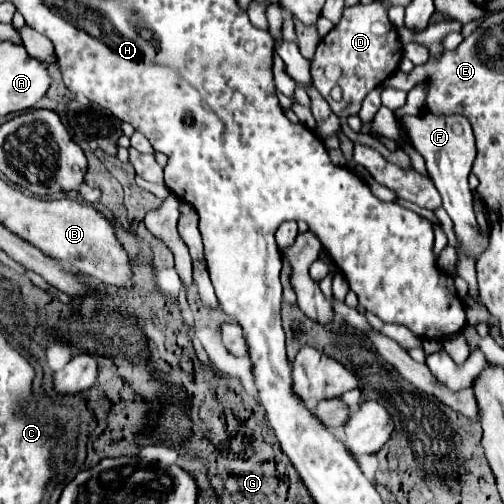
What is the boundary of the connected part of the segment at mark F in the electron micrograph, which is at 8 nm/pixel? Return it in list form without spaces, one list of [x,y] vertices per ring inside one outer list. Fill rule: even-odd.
[[[426,111],[418,117],[402,117],[402,125],[414,145],[414,149],[424,157],[426,169],[442,195],[442,207],[448,211],[450,219],[454,221],[454,231],[462,243],[462,251],[470,253],[472,257],[482,255],[488,247],[488,237],[478,229],[474,211],[472,211],[472,191],[468,187],[468,175],[472,169],[472,161],[476,157],[476,145],[472,127],[466,117],[452,115],[452,117],[436,117],[434,113]]]

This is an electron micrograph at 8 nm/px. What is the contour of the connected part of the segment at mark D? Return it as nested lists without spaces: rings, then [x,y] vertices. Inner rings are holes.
[[[368,3],[346,7],[340,23],[320,41],[312,59],[312,83],[326,97],[332,111],[346,119],[358,115],[364,97],[394,75],[402,61],[402,43],[398,29],[390,23],[384,5]],[[340,87],[342,97],[332,99],[332,89]]]

